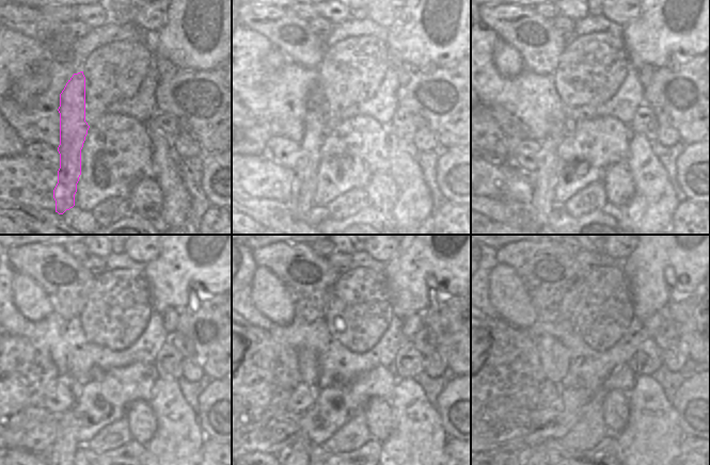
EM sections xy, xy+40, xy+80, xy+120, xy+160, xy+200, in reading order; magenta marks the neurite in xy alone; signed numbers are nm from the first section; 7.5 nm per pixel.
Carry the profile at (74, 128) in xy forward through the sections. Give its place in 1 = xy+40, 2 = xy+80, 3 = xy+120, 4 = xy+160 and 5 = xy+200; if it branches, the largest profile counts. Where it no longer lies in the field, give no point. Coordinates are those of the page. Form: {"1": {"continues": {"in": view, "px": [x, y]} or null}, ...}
{"1": {"continues": {"in": "xy+40", "px": [315, 131]}}, "2": {"continues": {"in": "xy+80", "px": [541, 205]}}, "3": {"continues": {"in": "xy+120", "px": [62, 451]}}, "4": {"continues": {"in": "xy+160", "px": [300, 451]}}, "5": {"continues": {"in": "xy+200", "px": [538, 451]}}}

